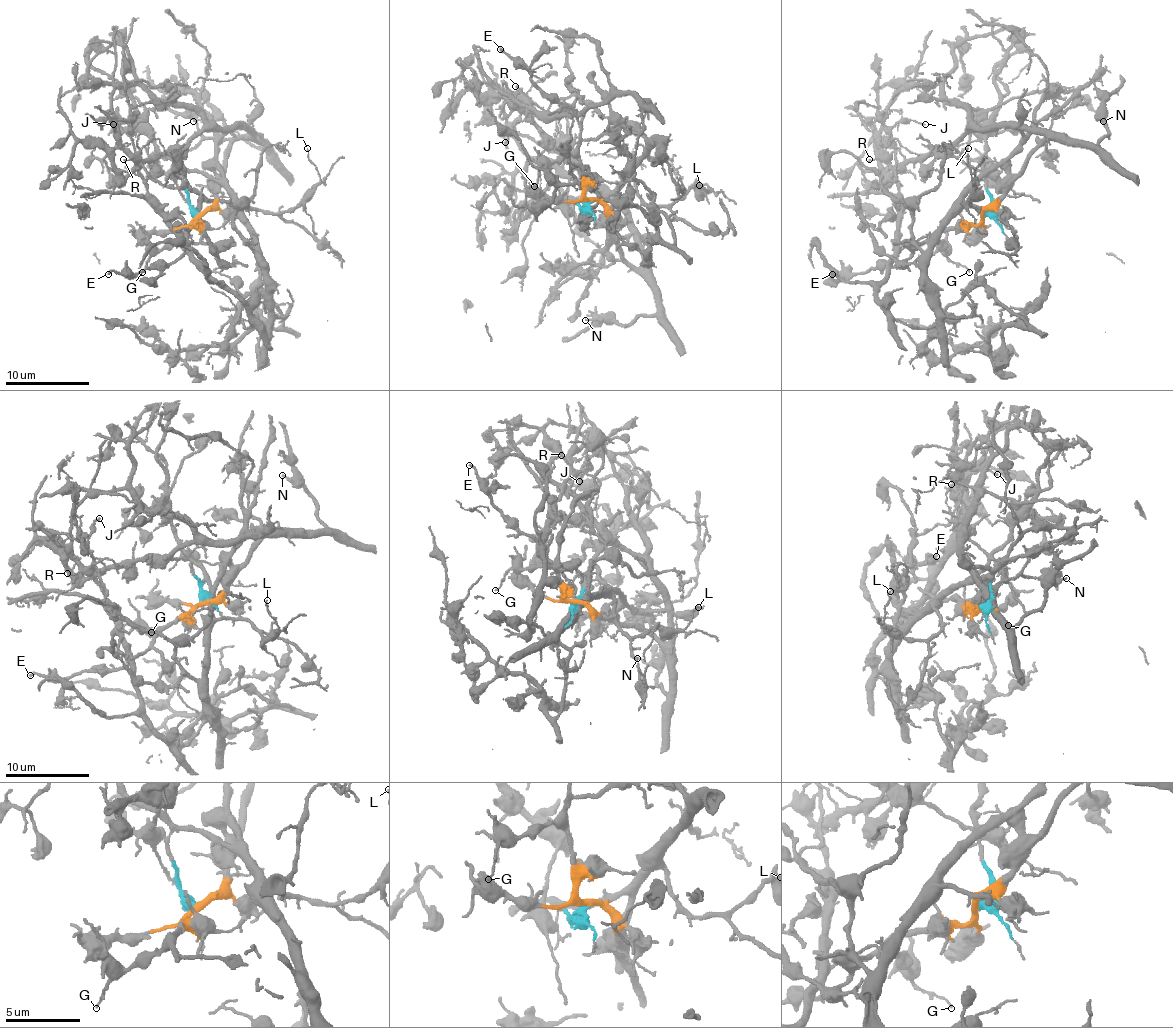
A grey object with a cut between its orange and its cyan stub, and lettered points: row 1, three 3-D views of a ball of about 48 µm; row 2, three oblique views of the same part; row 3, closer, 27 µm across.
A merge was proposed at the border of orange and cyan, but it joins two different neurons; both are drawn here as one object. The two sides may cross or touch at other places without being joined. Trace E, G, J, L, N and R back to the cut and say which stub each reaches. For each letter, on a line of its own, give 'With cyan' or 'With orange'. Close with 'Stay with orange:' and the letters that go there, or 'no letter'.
E: With orange
G: With orange
J: With cyan
L: With cyan
N: With orange
R: With cyan
Stay with orange: E, G, N

